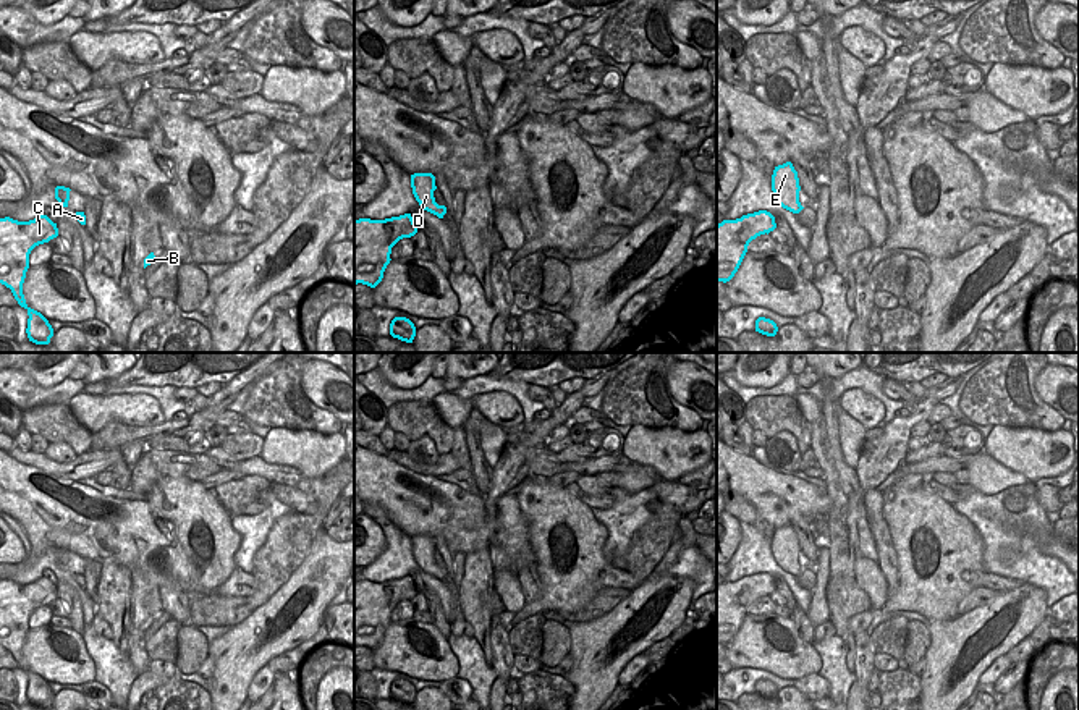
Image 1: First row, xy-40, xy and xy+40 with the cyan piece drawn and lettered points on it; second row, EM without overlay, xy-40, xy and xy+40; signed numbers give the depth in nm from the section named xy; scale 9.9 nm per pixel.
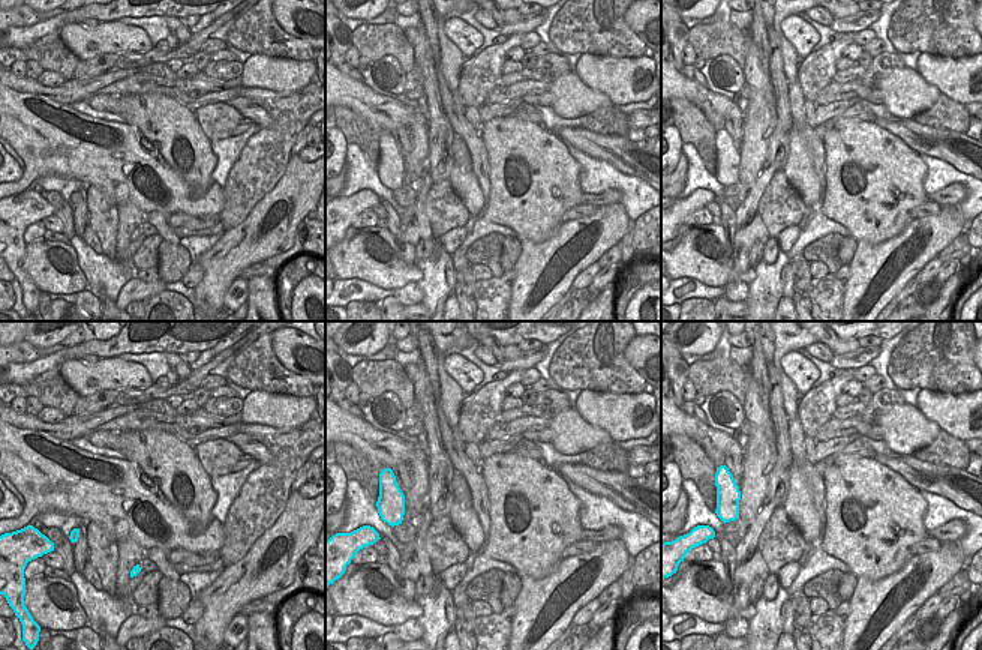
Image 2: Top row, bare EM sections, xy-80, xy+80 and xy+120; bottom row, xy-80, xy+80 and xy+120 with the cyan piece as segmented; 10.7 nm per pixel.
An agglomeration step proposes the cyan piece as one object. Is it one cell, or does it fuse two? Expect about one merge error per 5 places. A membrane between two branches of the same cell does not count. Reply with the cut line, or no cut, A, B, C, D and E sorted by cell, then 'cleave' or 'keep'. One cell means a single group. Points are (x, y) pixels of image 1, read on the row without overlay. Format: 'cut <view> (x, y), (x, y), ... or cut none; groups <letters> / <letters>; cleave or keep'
cut none; groups A B C D E; keep

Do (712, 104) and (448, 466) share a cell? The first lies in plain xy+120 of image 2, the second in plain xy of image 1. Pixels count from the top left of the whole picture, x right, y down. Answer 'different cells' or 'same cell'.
different cells

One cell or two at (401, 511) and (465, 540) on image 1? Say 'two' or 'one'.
one

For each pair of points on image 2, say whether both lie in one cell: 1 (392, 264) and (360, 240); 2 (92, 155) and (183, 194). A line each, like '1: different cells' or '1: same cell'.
1: same cell
2: same cell

